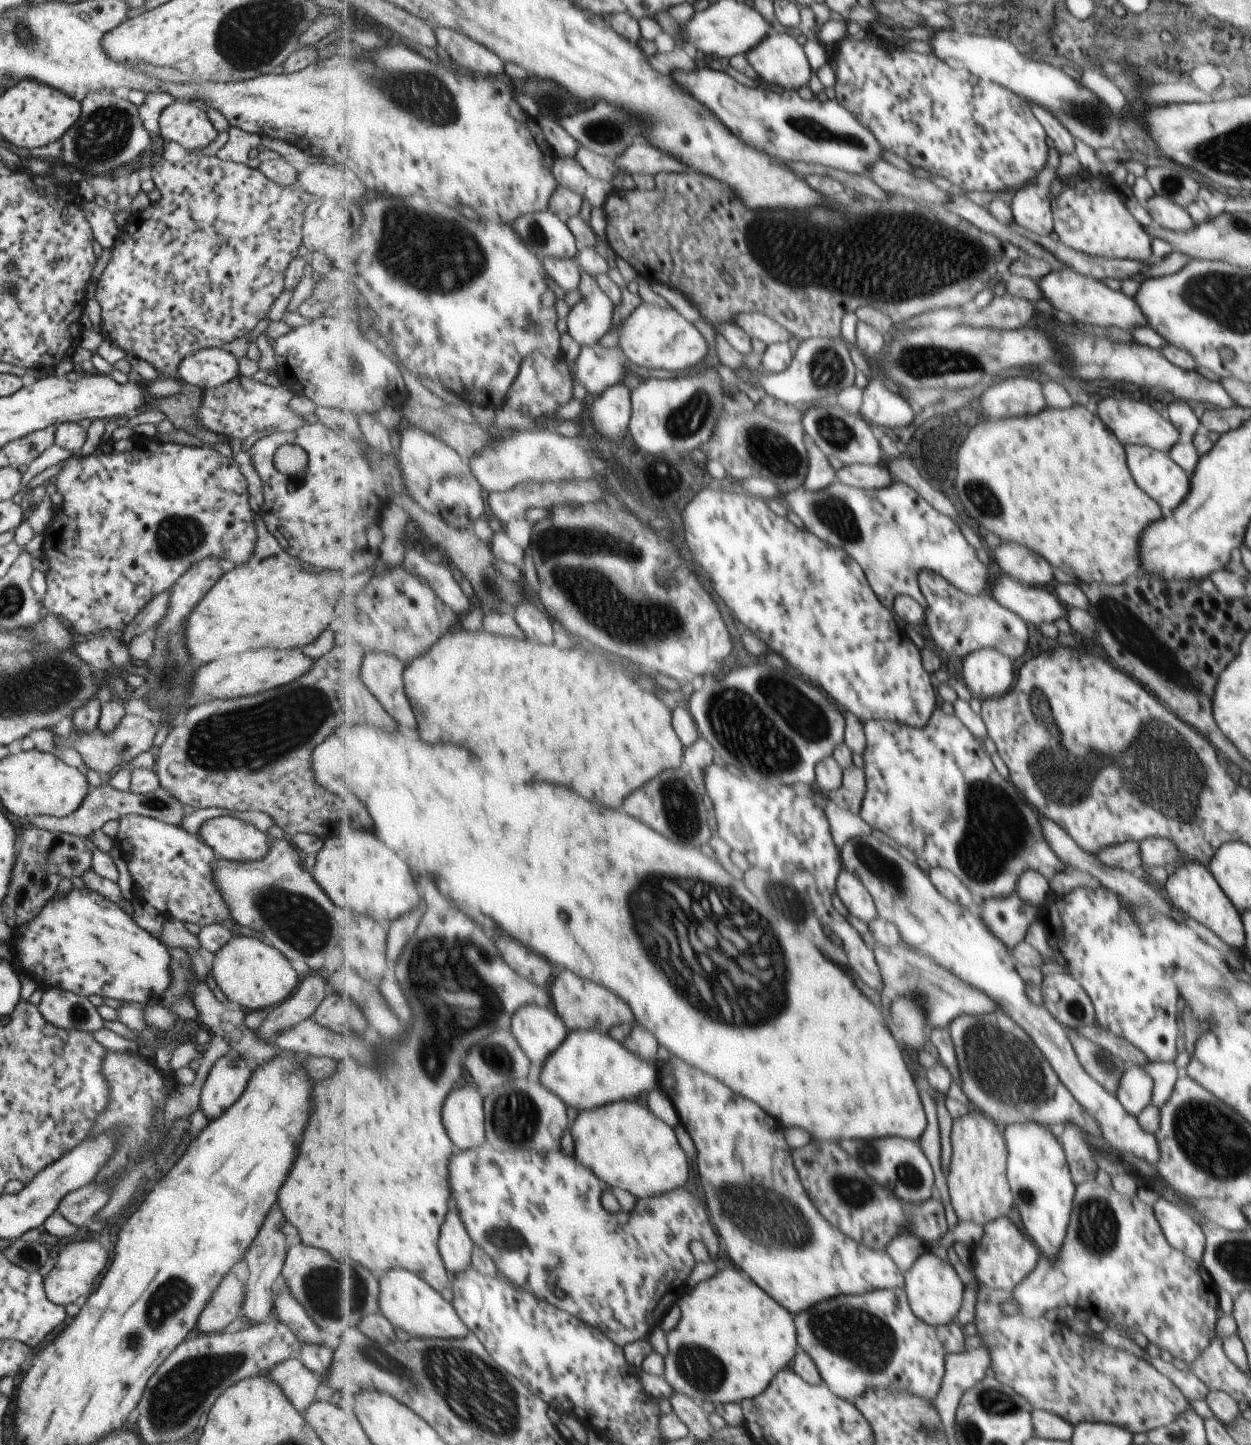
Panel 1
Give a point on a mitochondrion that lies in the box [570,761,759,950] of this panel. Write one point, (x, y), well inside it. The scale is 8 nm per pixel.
(678, 800)

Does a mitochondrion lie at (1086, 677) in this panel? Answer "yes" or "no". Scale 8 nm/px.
no

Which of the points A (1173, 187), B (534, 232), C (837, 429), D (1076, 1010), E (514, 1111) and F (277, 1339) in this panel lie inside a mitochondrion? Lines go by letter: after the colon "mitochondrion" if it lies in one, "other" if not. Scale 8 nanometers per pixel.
A: mitochondrion
B: mitochondrion
C: mitochondrion
D: mitochondrion
E: mitochondrion
F: other

